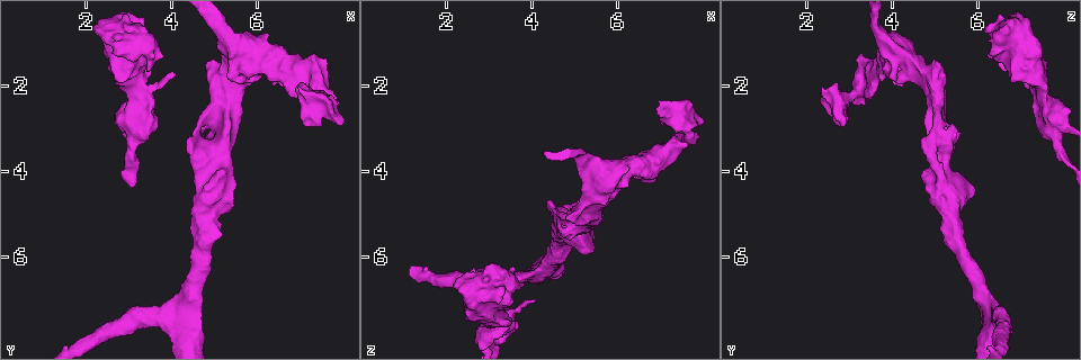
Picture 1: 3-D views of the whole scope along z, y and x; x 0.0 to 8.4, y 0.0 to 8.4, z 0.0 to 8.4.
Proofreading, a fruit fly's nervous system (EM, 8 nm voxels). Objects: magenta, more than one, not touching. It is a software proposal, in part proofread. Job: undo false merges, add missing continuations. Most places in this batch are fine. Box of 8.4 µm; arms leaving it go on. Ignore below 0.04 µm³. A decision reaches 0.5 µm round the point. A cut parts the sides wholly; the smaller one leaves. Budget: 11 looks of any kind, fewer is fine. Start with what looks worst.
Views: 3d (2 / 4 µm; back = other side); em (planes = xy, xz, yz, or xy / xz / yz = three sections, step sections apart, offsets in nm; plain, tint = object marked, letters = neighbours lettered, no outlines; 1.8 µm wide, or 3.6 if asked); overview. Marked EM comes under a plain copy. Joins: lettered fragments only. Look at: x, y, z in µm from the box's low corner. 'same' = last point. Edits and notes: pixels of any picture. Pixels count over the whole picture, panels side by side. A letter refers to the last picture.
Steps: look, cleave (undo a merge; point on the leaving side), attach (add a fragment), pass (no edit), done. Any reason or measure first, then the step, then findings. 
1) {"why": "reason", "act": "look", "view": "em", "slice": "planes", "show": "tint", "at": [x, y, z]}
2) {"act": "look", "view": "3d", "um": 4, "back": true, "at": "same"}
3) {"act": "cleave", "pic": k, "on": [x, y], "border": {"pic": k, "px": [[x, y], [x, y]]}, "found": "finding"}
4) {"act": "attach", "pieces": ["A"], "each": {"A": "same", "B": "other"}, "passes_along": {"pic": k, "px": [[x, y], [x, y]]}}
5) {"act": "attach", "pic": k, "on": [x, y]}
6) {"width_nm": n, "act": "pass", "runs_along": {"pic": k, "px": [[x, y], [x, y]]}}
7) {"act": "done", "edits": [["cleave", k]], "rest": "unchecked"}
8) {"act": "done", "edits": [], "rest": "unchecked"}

{"why": "sudden change in width", "act": "look", "view": "3d", "um": 2, "at": [3.15, 2.50, 7.70]}

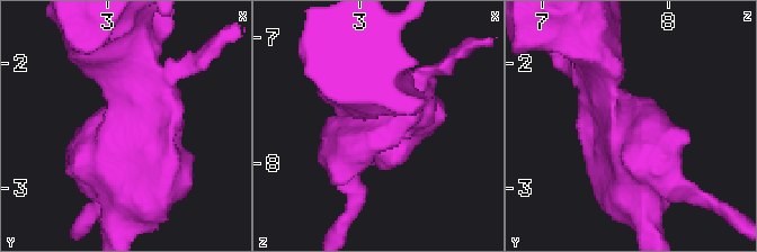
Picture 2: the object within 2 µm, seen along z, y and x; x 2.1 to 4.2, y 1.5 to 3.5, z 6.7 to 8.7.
{"act": "look", "view": "em", "slice": "xz", "step": 16, "show": "tint", "at": [3.14, 2.54, 7.66]}

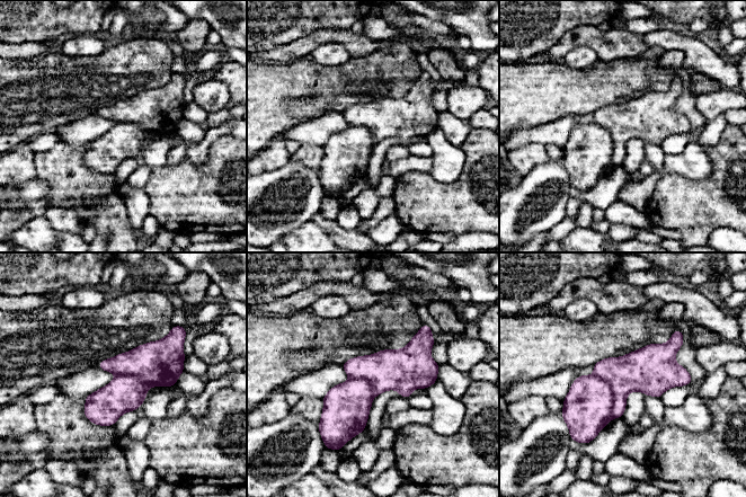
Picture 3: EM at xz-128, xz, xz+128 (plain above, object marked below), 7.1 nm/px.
{"act": "look", "view": "em", "slice": "yz", "step": 4, "show": "letters", "at": "same"}

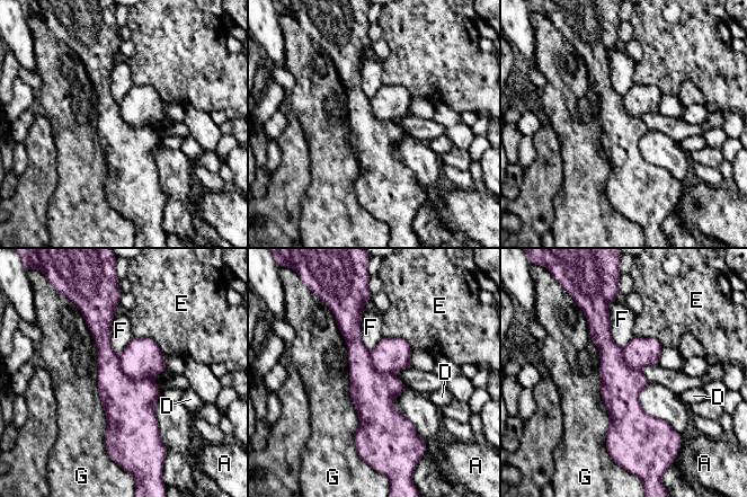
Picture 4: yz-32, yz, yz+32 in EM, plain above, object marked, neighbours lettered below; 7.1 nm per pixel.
{"width_nm": 300, "act": "cleave", "pic": 4, "on": [142, 360], "each": {"A": "other", "D": "other", "E": "other", "F": "other", "G": "other"}, "border": {"pic": 4, "px": [[118, 357], [126, 375], [153, 382]]}, "found": "two neurons meet here"}

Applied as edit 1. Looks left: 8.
{"act": "look", "view": "overview"}

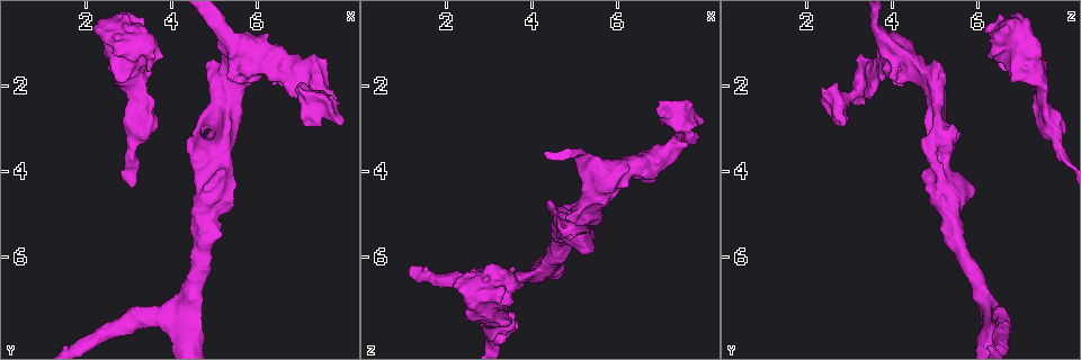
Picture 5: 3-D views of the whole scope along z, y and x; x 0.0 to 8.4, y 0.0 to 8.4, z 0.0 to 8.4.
{"why": "closes a loop", "act": "look", "view": "3d", "um": 4, "at": [4.60, 3.00, 5.00]}

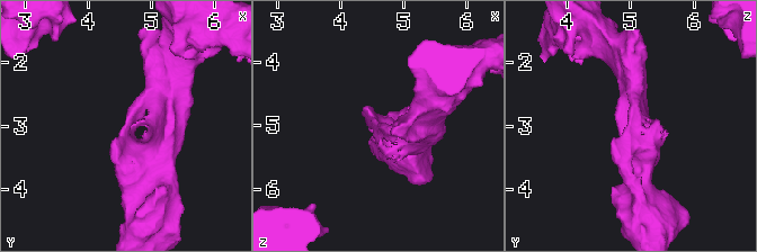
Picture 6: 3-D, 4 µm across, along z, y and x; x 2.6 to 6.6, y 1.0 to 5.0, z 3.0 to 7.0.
{"why": "shape alone is not enough", "act": "look", "view": "em", "slice": "yz", "step": 8, "show": "tint", "at": [4.60, 3.00, 4.95]}

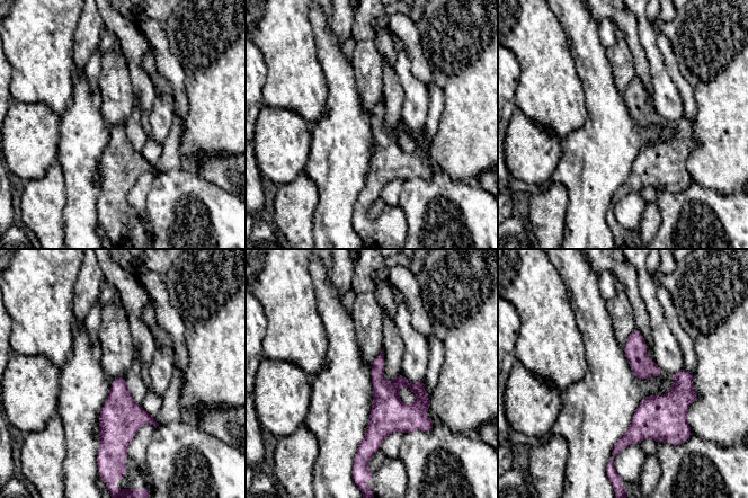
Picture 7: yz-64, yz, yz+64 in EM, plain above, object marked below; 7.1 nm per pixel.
{"act": "look", "view": "em", "slice": "planes", "show": "letters", "at": "same"}

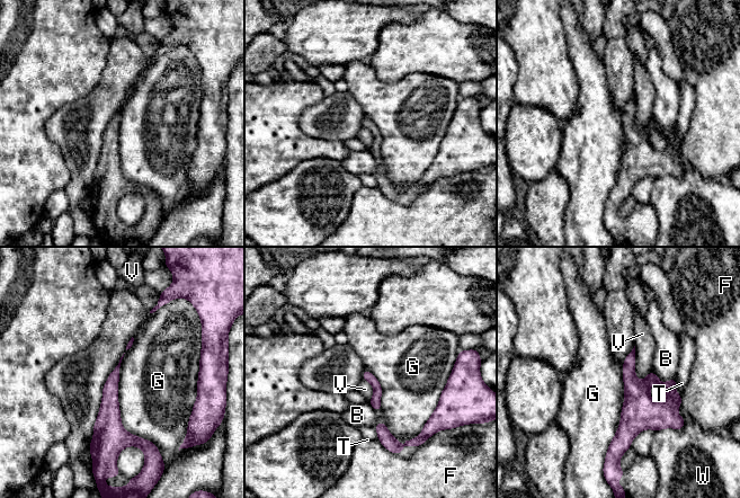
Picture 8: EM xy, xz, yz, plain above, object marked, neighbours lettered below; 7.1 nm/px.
{"act": "pass", "each": {"B": "other", "F": "other", "G": "other", "T": "other", "V": "other", "W": "other"}, "border": {"pic": 8, "px": [[124, 353], [121, 424], [153, 443]]}, "found": "continuous, no second neuron"}

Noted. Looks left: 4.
{"why": "an open end", "act": "look", "view": "3d", "um": 4, "at": [2.65, 0.90, 6.25]}

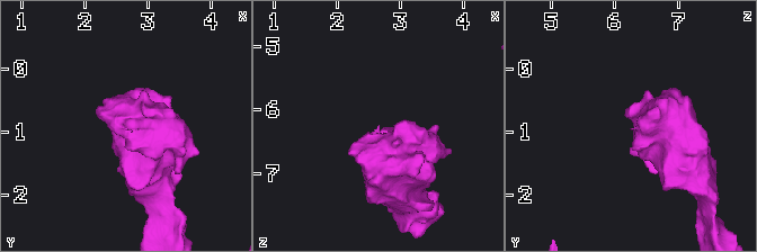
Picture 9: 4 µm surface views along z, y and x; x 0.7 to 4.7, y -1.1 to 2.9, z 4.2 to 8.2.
{"why": "need the tissue", "act": "look", "view": "em", "um": 3.6, "slice": "planes", "show": "letters", "at": [2.65, 0.95, 6.25]}

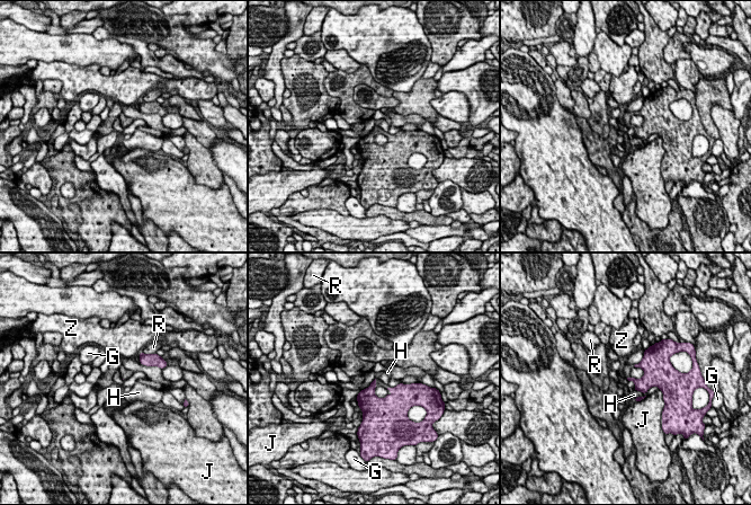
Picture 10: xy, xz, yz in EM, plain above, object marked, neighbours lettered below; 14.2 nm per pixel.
{"longest_contact_nm": ["J", 200], "act": "pass", "each": {"G": "other", "H": "other", "J": "other", "R": "other", "Z": "other"}, "found": "no lettered fragment goes on from it"}

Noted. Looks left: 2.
{"why": "stops while still wide", "act": "look", "view": "3d", "um": 2, "at": [7.85, 2.40, 3.30]}

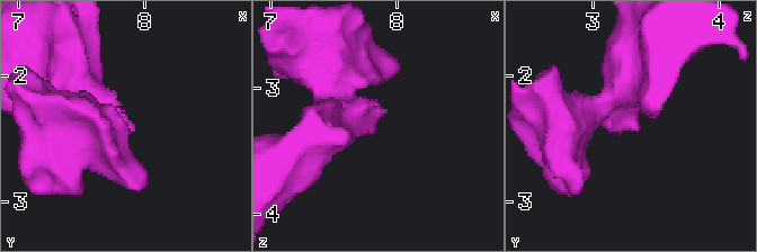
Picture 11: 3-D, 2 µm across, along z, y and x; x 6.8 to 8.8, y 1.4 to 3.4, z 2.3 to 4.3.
{"arm_widths_nm": [320, 400], "why": "now the EM", "act": "look", "view": "em", "um": 3.6, "slice": "planes", "show": "letters", "at": [7.82, 2.42, 3.34]}

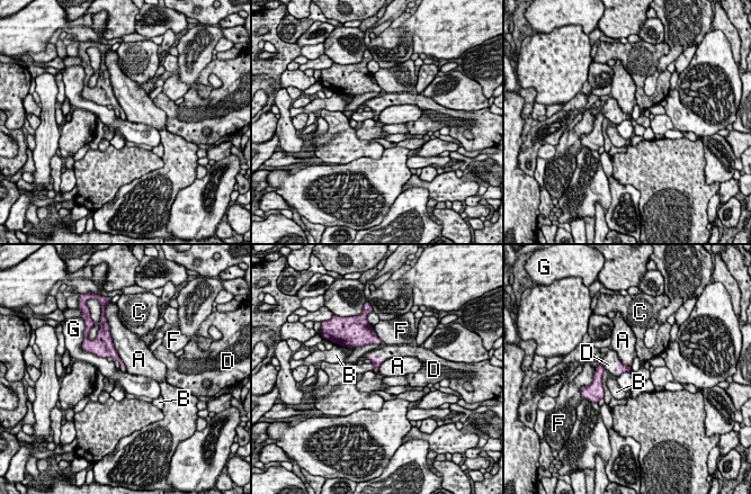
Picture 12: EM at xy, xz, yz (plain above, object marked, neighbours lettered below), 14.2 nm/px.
{"longest_contact_nm": ["A", 600], "act": "attach", "pieces": ["D"], "each": {"A": "other", "B": "other", "C": "other", "D": "same", "F": "other", "G": "other"}, "passes_along": {"pic": 12, "px": [[620, 368], [616, 368], [607, 362]]}, "found": "it goes on there"}

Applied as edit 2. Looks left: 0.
{"act": "done", "edits": [["cleave", 4], ["attach", 12]], "rest": "unchecked"}

